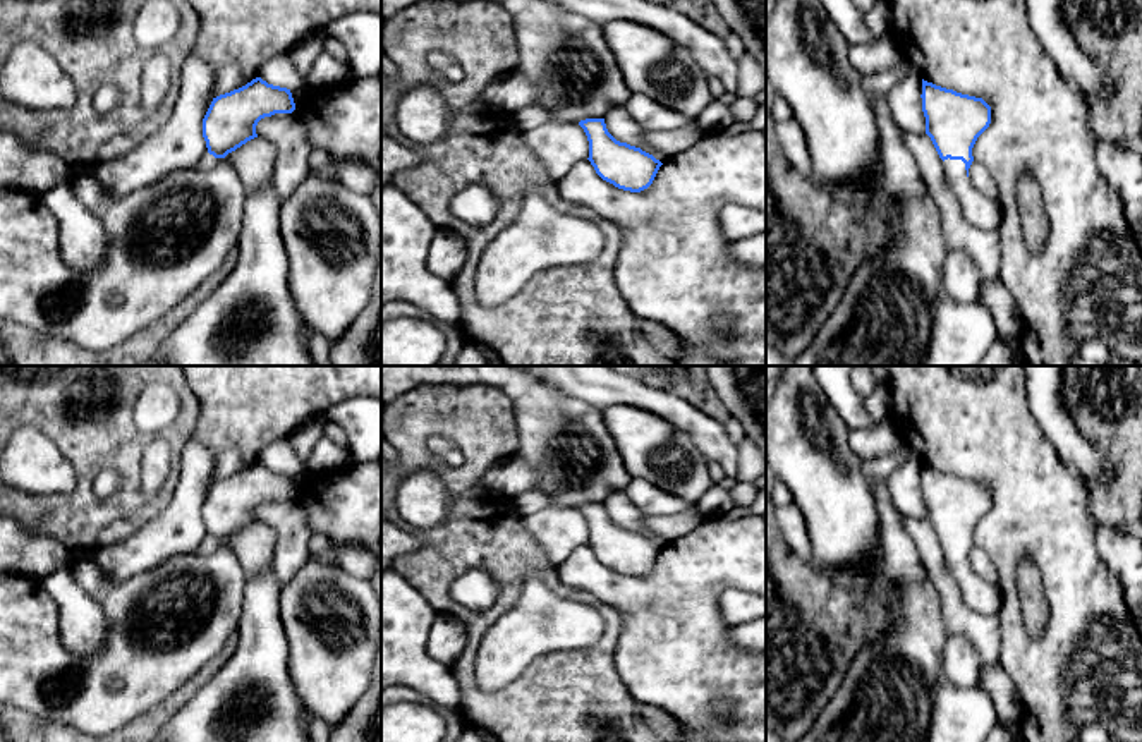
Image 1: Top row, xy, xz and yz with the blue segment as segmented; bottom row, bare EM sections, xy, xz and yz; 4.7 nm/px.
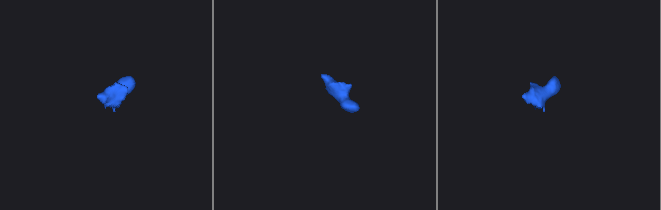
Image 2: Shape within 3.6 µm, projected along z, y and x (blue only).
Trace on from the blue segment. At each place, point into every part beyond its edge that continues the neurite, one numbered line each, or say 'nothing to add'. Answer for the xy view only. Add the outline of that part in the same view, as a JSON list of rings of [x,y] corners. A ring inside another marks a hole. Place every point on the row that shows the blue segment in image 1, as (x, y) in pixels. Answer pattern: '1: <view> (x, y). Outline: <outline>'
1: xy (169, 224). Outline: [[[192,52],[180,69],[177,101],[167,124],[132,151],[77,170],[76,194],[108,237],[105,258],[89,271],[76,271],[62,259],[58,222],[36,196],[0,187],[0,319],[46,337],[62,337],[82,350],[103,352],[168,314],[223,265],[239,240],[246,191],[227,160],[216,158],[213,168],[197,167],[199,160],[210,155],[203,119],[213,101],[213,86],[213,67]]]

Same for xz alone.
1: xz (565, 55). Outline: [[[493,0],[507,9],[515,22],[519,64],[513,74],[534,84],[534,105],[550,110],[555,119],[522,134],[529,149],[553,182],[575,163],[589,158],[589,141],[579,125],[586,119],[604,119],[610,108],[625,105],[632,94],[610,50],[599,22],[565,10],[551,0]]]

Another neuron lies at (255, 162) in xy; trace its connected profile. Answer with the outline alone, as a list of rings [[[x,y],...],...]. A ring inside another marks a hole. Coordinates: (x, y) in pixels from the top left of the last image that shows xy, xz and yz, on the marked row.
[[[254,137],[228,153],[223,160],[237,170],[246,196],[249,196],[273,179],[276,148],[263,137]]]

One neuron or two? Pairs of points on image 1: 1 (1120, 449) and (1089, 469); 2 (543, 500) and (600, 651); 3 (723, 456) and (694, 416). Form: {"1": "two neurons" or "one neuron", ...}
{"1": "two neurons", "2": "two neurons", "3": "one neuron"}

